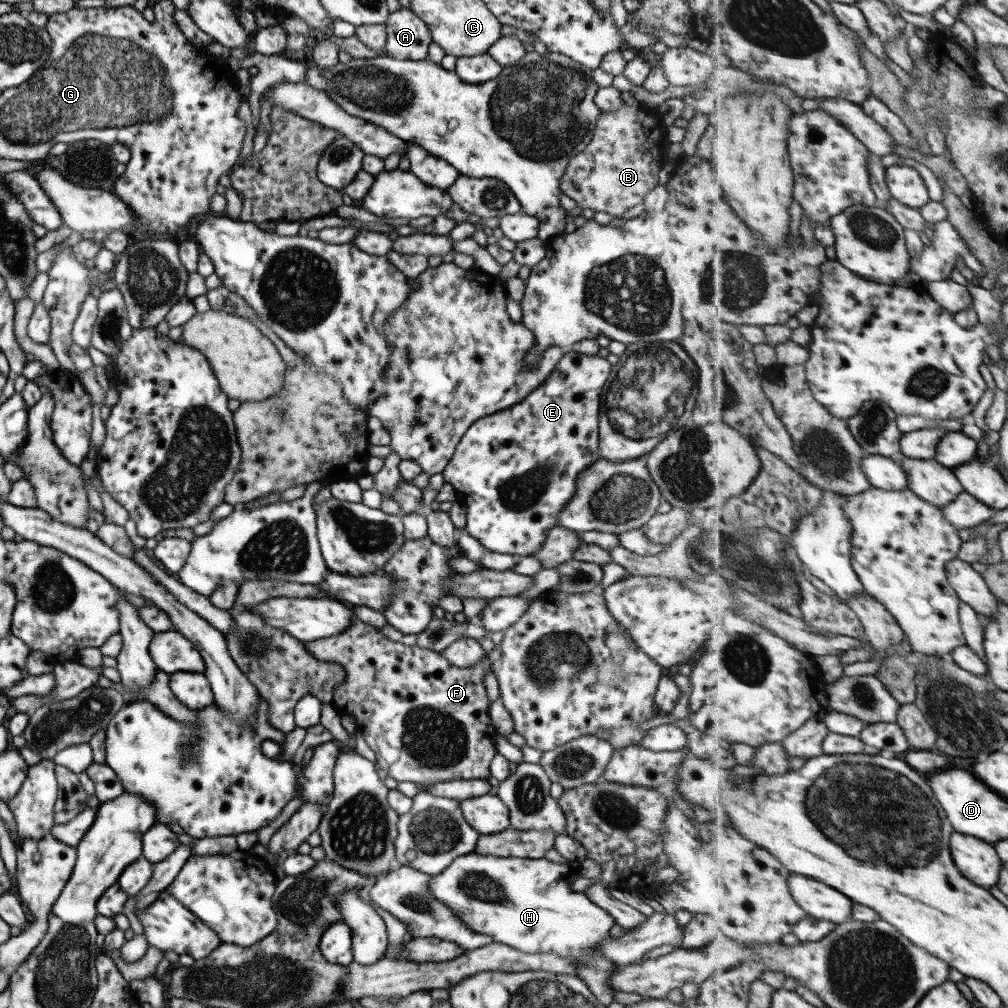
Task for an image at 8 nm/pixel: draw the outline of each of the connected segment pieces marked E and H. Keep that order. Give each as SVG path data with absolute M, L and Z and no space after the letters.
M566 349L564 350L563 356L556 362L555 368L549 373L549 376L547 376L540 385L537 385L535 390L532 390L524 400L500 412L489 414L483 418L477 418L463 433L463 436L455 446L455 450L453 450L449 462L447 462L440 474L443 482L451 484L460 500L463 501L466 506L465 531L467 531L469 535L474 536L484 548L493 552L498 552L499 554L519 556L532 555L543 543L545 535L547 535L546 532L551 529L551 527L555 527L555 523L557 523L555 522L557 513L559 513L561 507L565 506L565 503L569 501L575 492L577 475L582 470L587 469L588 466L591 466L591 464L600 457L597 444L600 400L603 394L604 384L607 382L609 374L611 374L614 369L615 368L609 361L596 354L578 354L570 349Z
M473 852L458 856L440 874L433 875L427 889L430 897L449 908L469 930L490 936L493 943L529 954L553 951L559 957L567 957L571 963L575 963L575 977L587 985L599 1004L607 1007L614 994L607 984L607 976L617 965L599 954L597 943L609 935L609 928L615 922L605 910L585 897L583 892L570 890L569 885L578 876L579 868L577 861L551 862L543 857L496 857Z

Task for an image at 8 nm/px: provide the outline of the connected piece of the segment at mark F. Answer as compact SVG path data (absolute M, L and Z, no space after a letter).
M351 617L343 631L327 638L303 641L303 646L315 660L337 662L343 668L345 677L331 691L330 703L352 718L366 746L373 752L377 767L397 783L433 785L453 780L488 779L488 767L496 754L496 732L487 714L490 703L483 685L485 676L492 672L486 653L471 666L451 666L437 652L389 640L378 628L357 617Z

